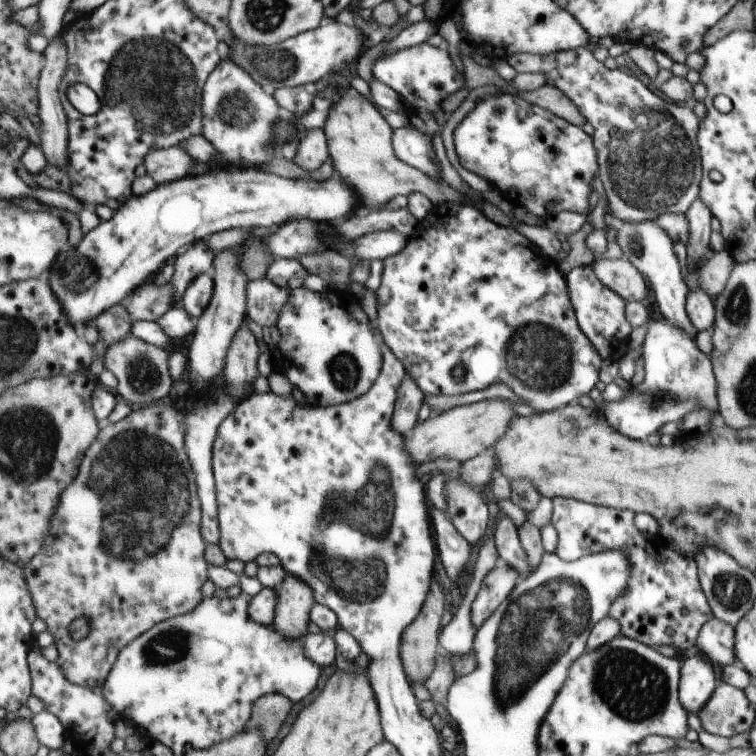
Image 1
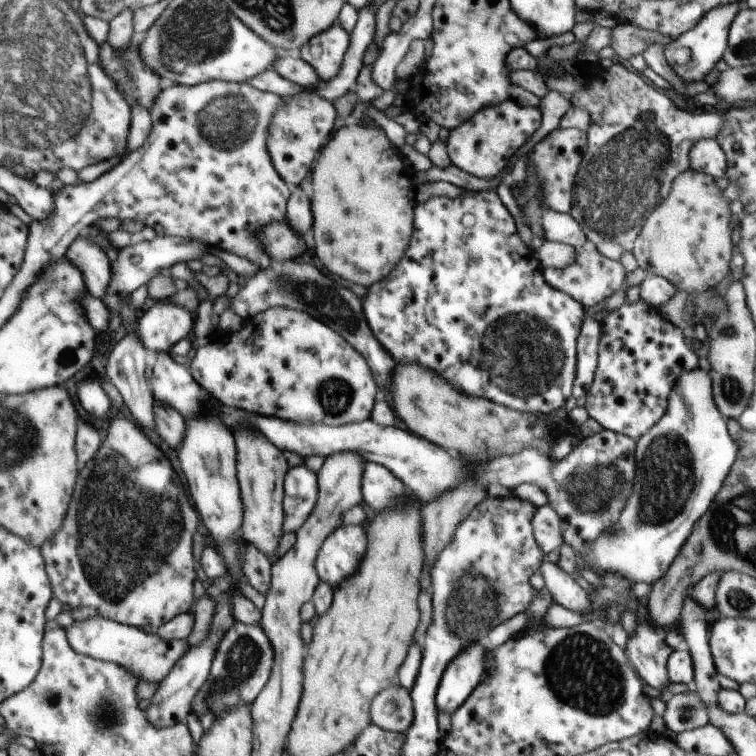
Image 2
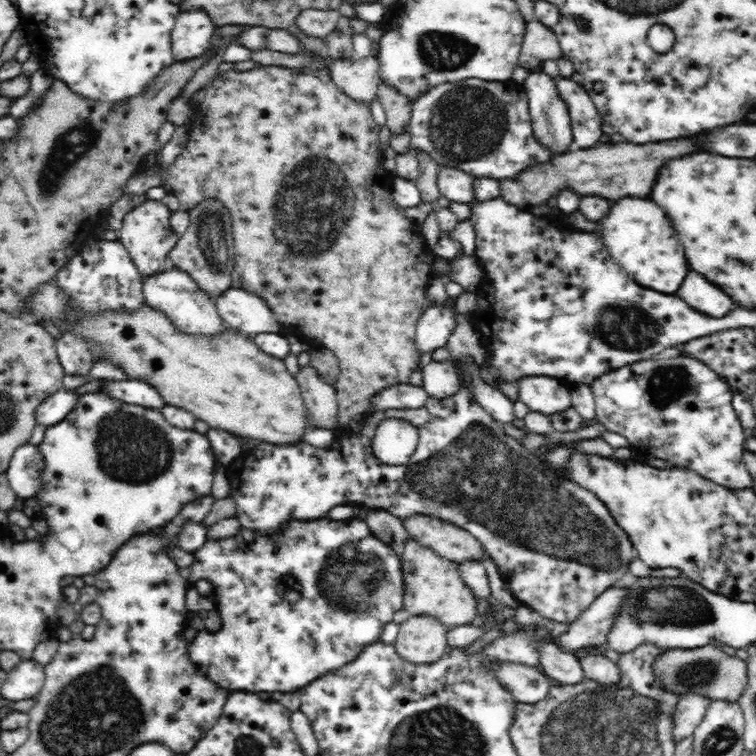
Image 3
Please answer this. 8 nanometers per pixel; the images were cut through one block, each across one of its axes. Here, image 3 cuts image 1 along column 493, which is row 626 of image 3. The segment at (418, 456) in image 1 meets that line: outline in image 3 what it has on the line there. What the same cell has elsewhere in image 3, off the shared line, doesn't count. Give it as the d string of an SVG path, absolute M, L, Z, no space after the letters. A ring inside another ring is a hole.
M428 613L410 616L399 624L394 647L400 656L412 663L431 663L446 652L449 629L442 621Z

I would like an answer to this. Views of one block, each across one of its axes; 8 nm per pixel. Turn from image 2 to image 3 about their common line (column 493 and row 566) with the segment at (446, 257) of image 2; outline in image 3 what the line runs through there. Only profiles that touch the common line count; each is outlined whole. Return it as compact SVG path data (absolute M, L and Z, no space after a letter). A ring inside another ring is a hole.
M353 516L349 519L334 521L320 517L318 519L290 519L284 520L276 532L262 535L260 532L241 527L229 537L208 539L196 552L193 552L194 562L185 571L189 585L197 580L207 580L213 587L213 594L217 603L215 608L222 619L222 626L218 631L202 630L196 633L195 638L187 646L187 656L191 664L202 676L215 682L217 686L227 690L248 690L248 692L297 692L310 681L316 680L324 673L329 673L345 664L356 660L356 657L371 644L380 641L384 626L393 621L396 611L403 608L404 581L402 579L401 560L391 546L383 539L375 537L375 532L367 525L366 520Z

